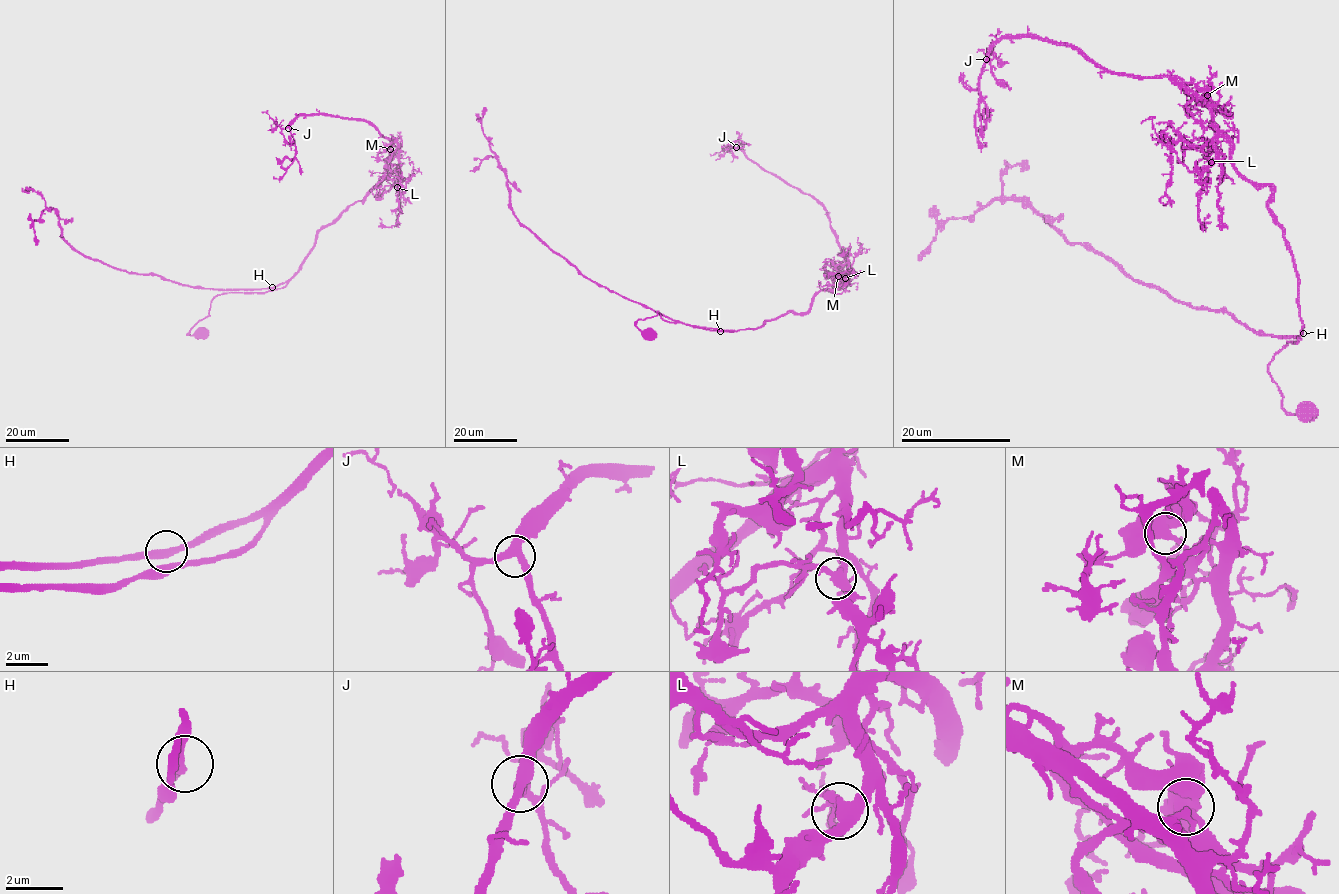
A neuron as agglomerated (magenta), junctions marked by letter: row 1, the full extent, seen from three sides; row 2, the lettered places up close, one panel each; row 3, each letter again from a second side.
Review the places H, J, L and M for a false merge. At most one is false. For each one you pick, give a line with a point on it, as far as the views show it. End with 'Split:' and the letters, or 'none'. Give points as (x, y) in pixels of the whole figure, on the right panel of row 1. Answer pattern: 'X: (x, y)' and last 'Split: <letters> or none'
M: (1207, 95)
Split: M

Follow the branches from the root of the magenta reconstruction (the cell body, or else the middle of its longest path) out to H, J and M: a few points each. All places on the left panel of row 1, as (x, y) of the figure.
H: (200, 334), (196, 337), (188, 333), (209, 314), (216, 296), (263, 293), (272, 287)
J: (200, 334), (188, 333), (216, 296), (286, 282), (398, 163), (397, 142), (361, 120), (300, 114), (288, 128)
M: (200, 334), (188, 333), (216, 296), (263, 293), (286, 282), (316, 234), (396, 168), (389, 148)

